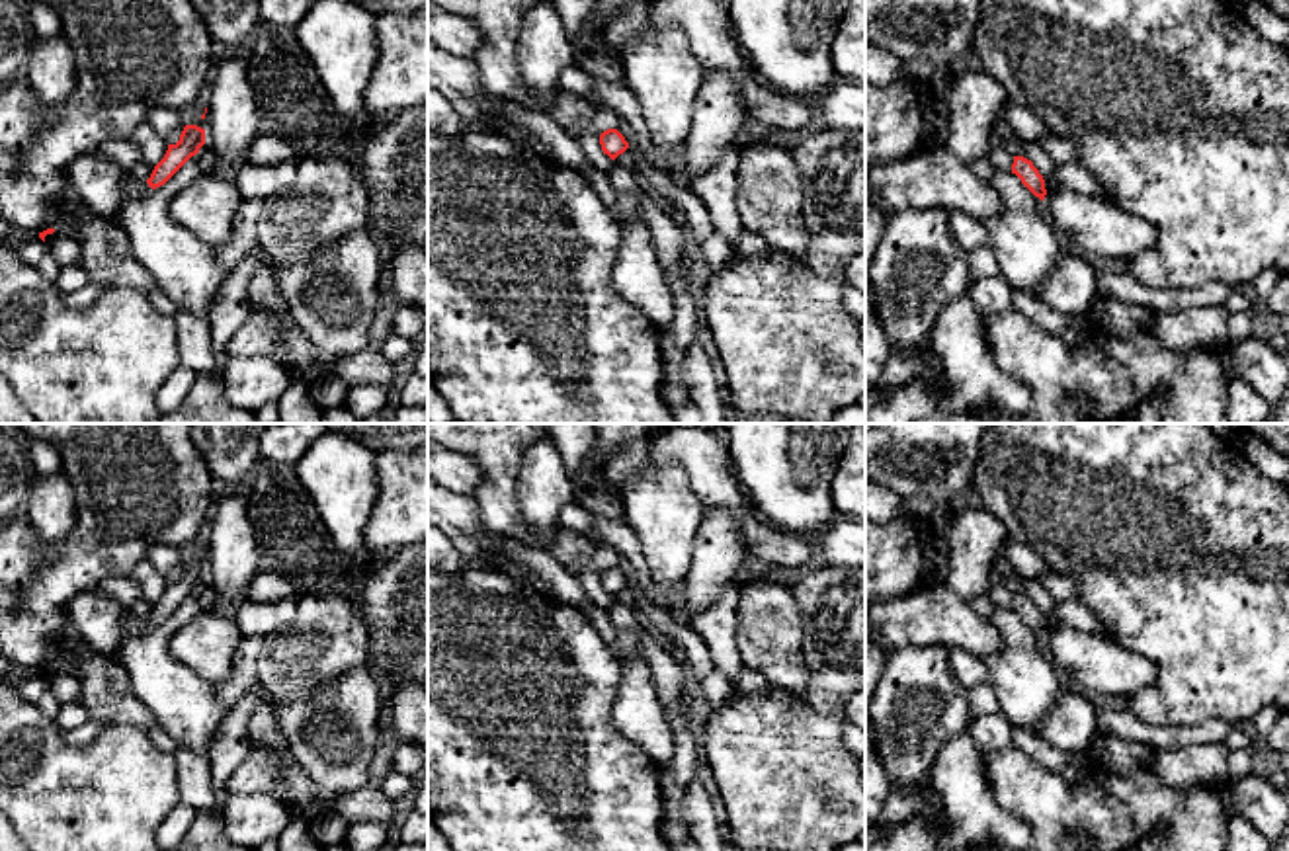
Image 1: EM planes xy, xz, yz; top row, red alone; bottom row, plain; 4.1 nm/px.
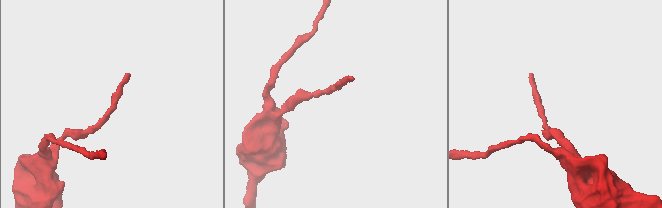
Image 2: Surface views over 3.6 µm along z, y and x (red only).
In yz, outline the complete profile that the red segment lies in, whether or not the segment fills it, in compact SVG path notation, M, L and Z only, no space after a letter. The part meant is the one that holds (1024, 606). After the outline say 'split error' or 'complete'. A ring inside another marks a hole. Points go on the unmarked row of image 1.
M1014 593L1012 611L1016 611L1035 634L1039 634L1041 638L1045 636L1045 617L1031 597Z | complete

